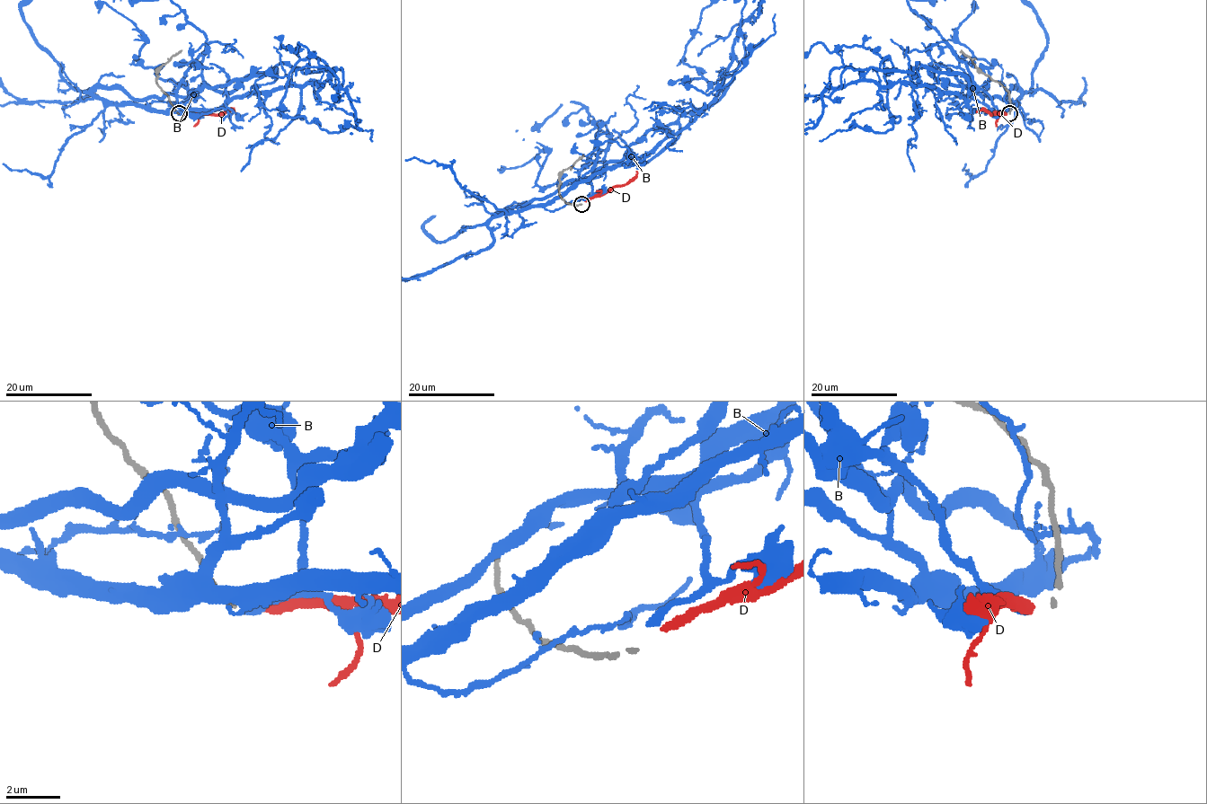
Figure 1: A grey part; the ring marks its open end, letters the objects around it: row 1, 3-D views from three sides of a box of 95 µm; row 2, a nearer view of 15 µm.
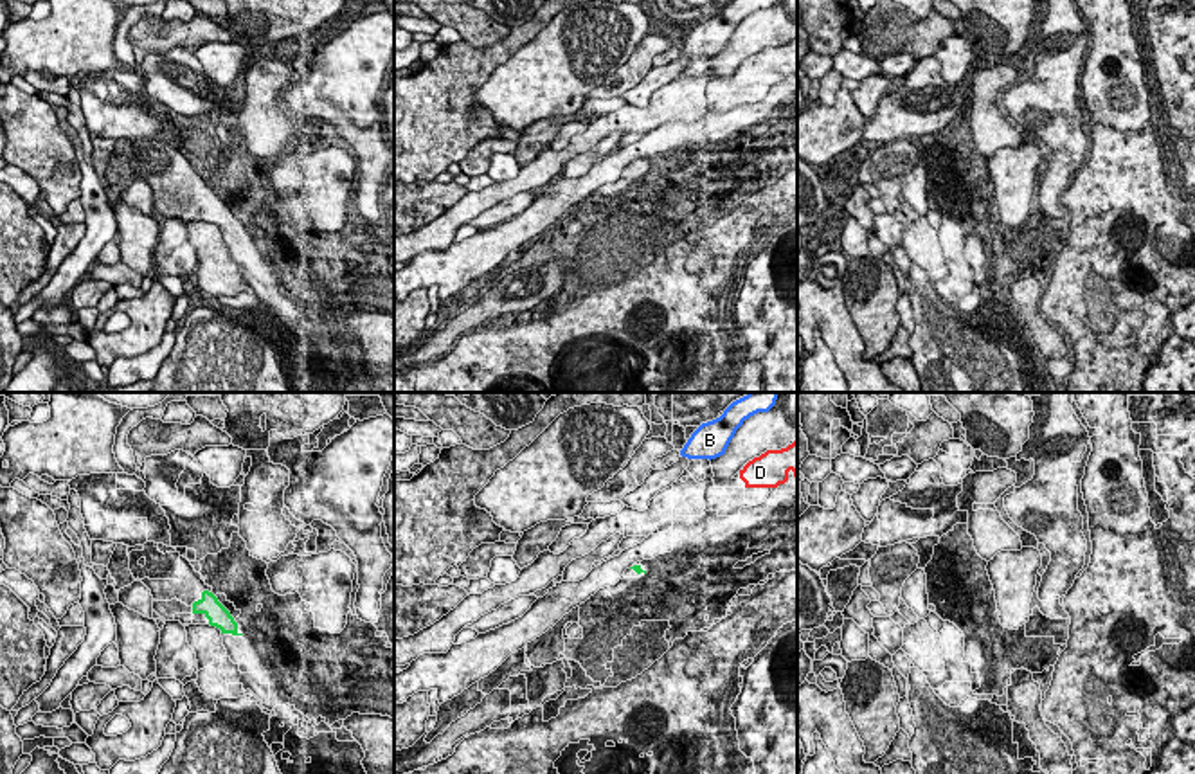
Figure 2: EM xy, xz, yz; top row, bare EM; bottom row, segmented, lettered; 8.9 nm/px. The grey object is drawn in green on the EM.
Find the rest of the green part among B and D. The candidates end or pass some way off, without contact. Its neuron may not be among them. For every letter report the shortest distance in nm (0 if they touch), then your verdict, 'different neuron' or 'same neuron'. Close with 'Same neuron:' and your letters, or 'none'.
B: gap 1050 nm; different neuron
D: gap 1150 nm; different neuron
Same neuron: none

